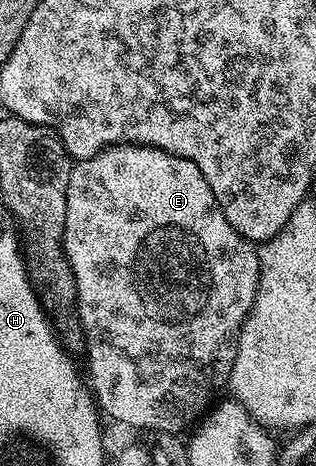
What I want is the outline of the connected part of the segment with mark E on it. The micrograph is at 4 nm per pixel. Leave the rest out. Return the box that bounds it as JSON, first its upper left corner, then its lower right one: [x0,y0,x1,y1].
[63,144,259,435]

